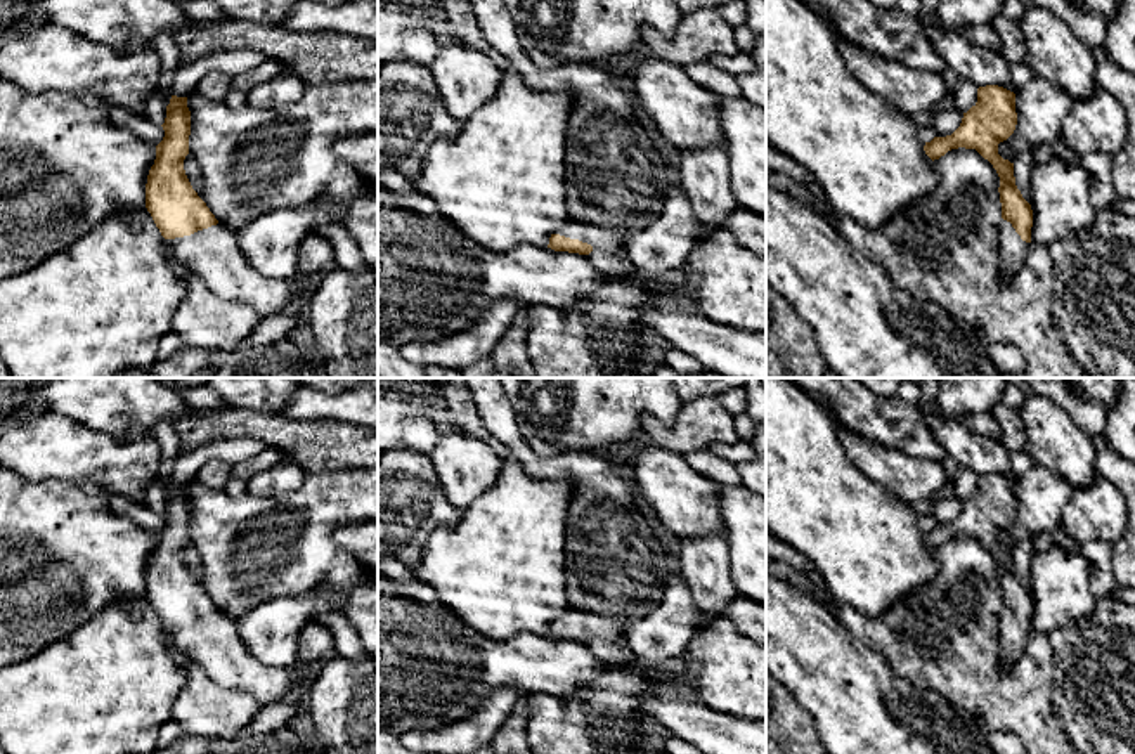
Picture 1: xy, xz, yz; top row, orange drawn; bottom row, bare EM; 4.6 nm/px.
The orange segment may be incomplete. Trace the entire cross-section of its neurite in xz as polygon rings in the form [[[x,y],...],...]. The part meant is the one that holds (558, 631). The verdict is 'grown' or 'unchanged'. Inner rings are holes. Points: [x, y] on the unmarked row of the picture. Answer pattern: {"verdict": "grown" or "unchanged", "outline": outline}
{"verdict": "grown", "outline": [[[568,608],[551,622],[548,636],[579,643],[589,643],[593,638],[622,641],[624,629],[605,610]]]}

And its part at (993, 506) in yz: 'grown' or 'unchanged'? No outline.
grown

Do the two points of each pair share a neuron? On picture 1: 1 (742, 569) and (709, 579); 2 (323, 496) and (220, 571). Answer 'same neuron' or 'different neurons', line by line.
1: different neurons
2: same neuron

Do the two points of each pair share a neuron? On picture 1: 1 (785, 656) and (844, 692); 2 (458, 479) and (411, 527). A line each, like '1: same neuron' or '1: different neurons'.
1: same neuron
2: different neurons

